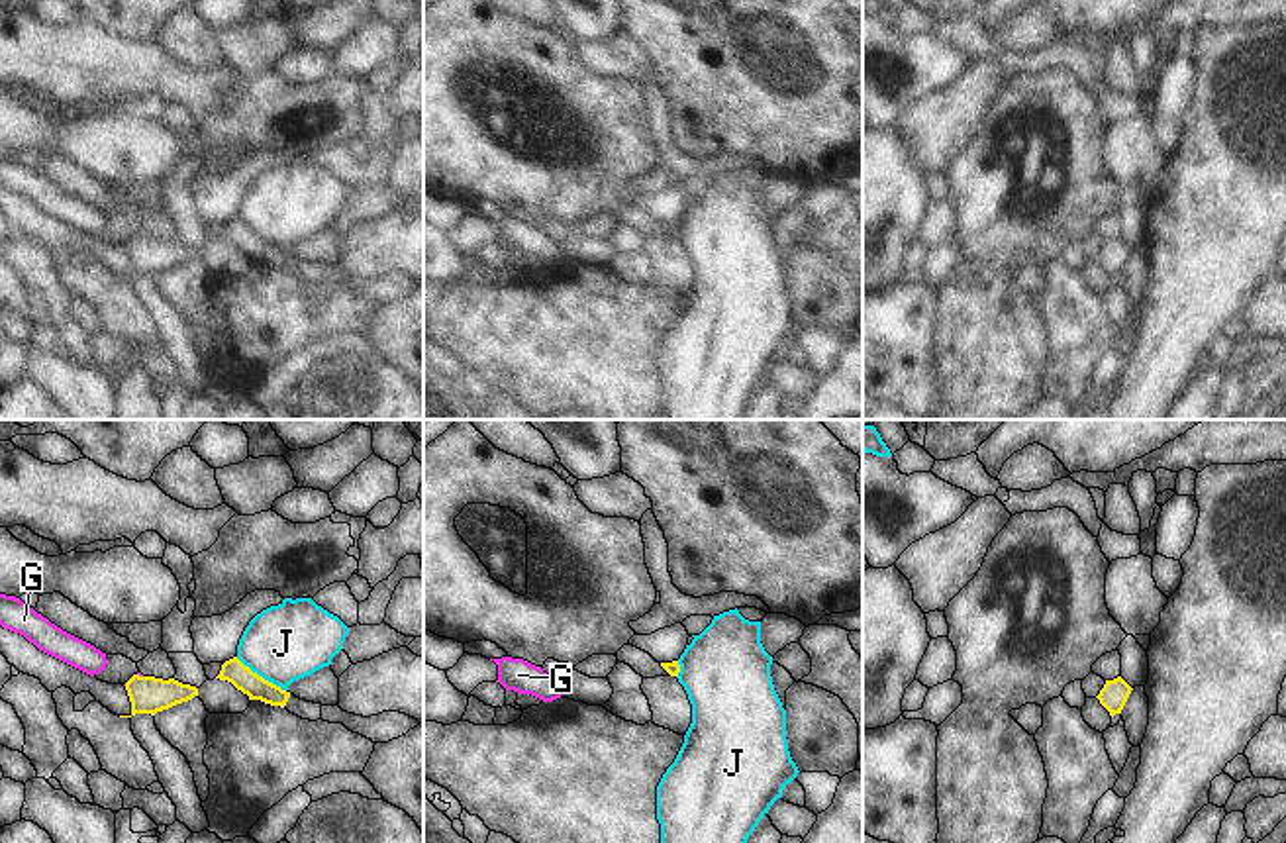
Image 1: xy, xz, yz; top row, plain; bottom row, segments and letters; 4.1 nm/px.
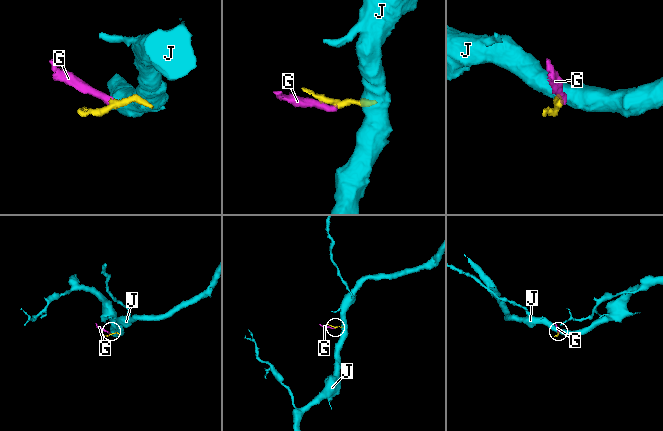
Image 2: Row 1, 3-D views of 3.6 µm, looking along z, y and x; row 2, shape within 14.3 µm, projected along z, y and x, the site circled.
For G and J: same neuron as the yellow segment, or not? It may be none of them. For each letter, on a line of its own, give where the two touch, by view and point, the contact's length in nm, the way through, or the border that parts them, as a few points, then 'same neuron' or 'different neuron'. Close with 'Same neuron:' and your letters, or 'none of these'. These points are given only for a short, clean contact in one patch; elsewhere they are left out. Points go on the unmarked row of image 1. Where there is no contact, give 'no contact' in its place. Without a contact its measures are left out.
G: contact xy (138, 236); length 30 nm; way xy (148, 255), (138, 246), (138, 236), (138, 234); same neuron
J: contact xy (261, 238); length 240 nm; border xy (236, 218), (285, 251); different neuron
Same neuron: G

